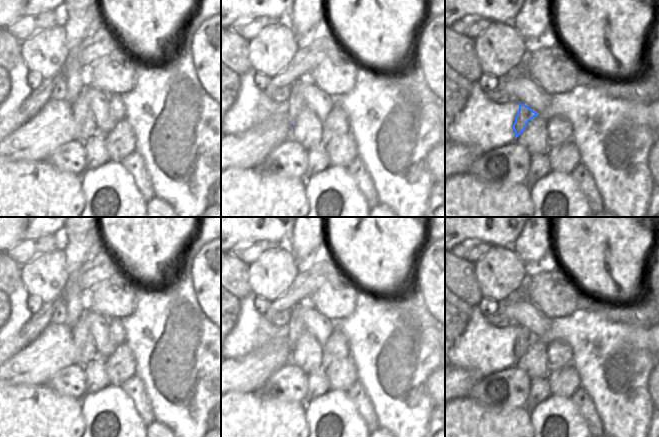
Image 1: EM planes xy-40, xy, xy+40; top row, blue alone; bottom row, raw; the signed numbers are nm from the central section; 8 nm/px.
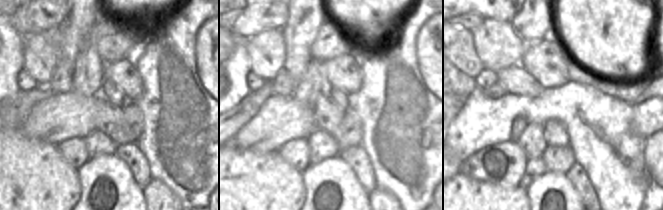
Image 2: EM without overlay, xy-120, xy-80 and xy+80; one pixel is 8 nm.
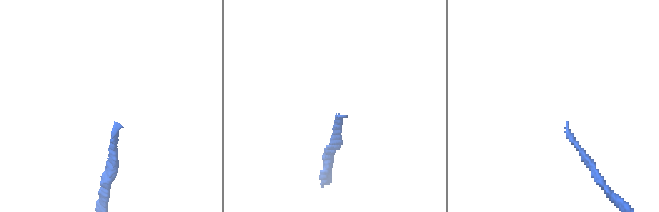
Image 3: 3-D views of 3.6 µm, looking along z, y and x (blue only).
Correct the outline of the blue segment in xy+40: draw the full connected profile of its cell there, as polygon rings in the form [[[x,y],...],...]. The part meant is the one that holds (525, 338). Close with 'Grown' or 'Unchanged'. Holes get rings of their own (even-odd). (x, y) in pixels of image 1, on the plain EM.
[[[519,328],[519,334],[515,341],[515,346],[513,348],[513,354],[515,356],[515,362],[523,357],[527,348],[534,342],[538,341],[538,338],[526,330],[525,328]]]. Unchanged.

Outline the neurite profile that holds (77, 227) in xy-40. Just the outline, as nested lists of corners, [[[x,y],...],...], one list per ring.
[[[67,217],[64,228],[67,235],[82,241],[90,229],[99,231],[99,217]]]

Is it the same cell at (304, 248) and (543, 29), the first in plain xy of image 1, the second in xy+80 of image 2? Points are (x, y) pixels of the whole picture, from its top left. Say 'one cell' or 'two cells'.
one cell

